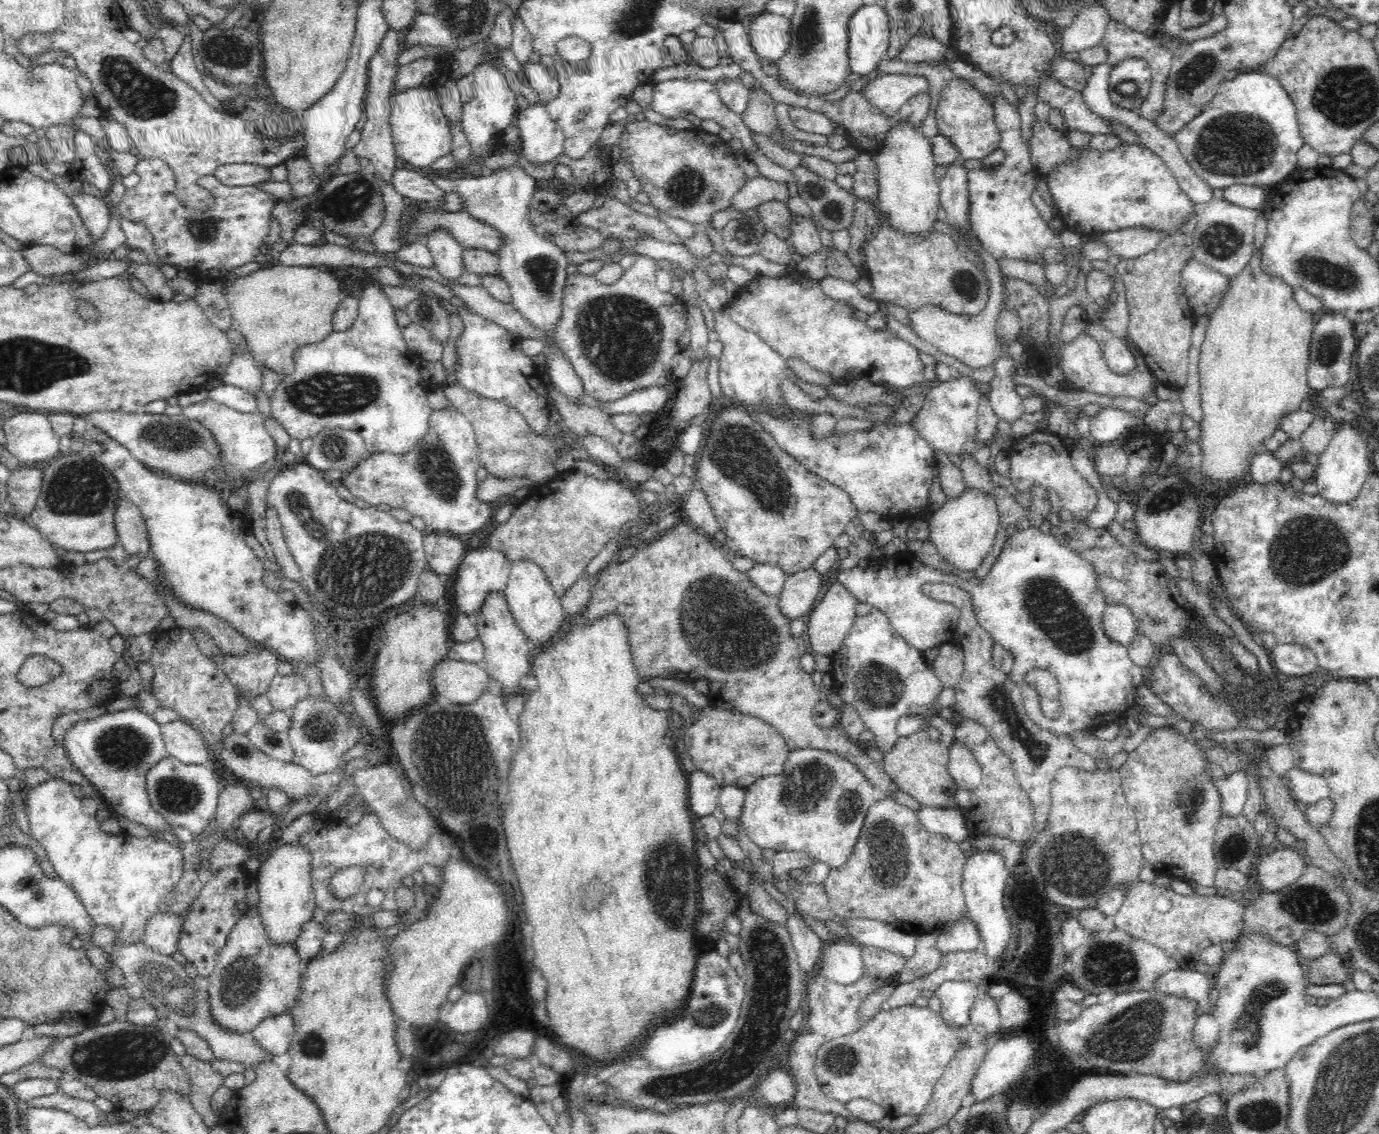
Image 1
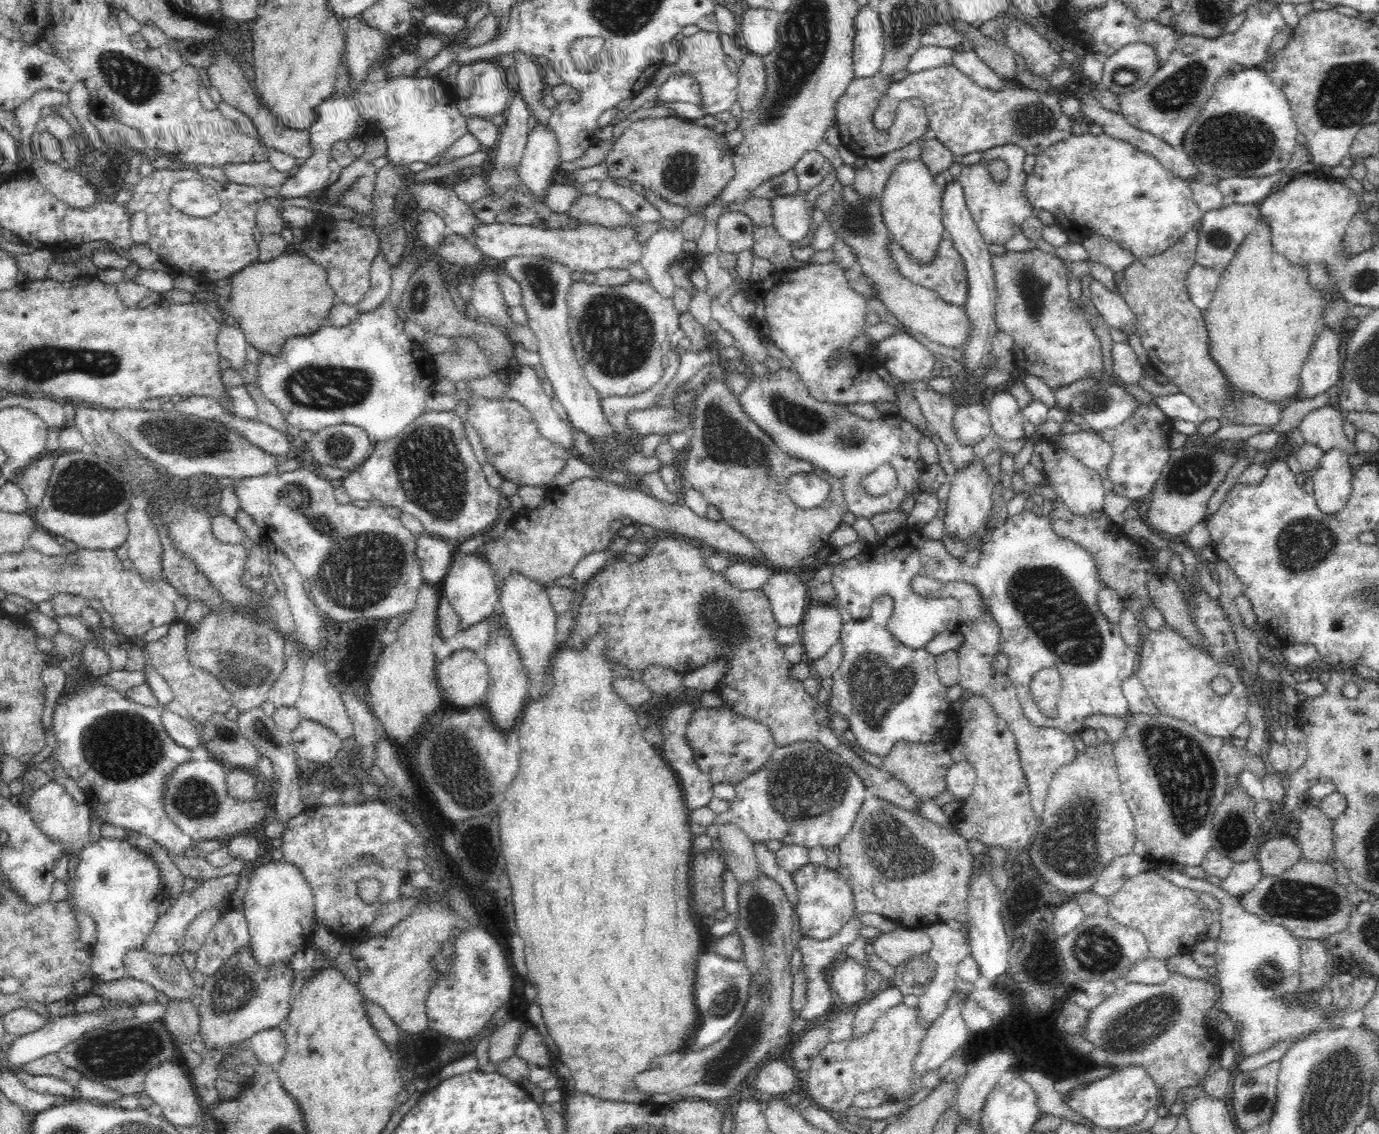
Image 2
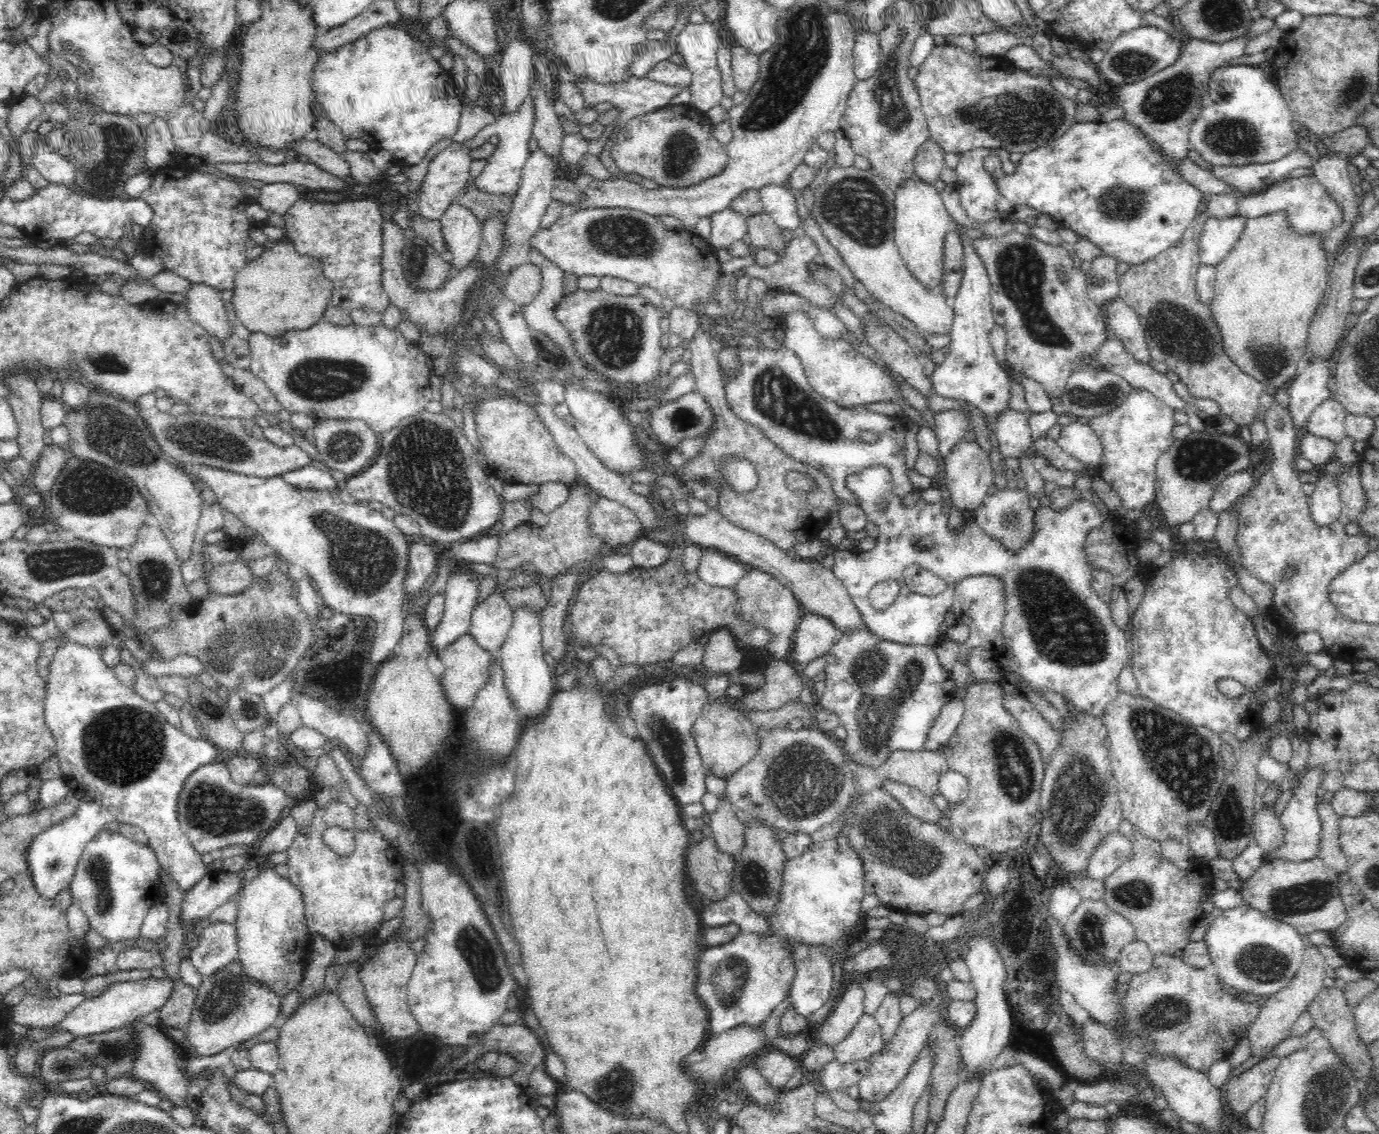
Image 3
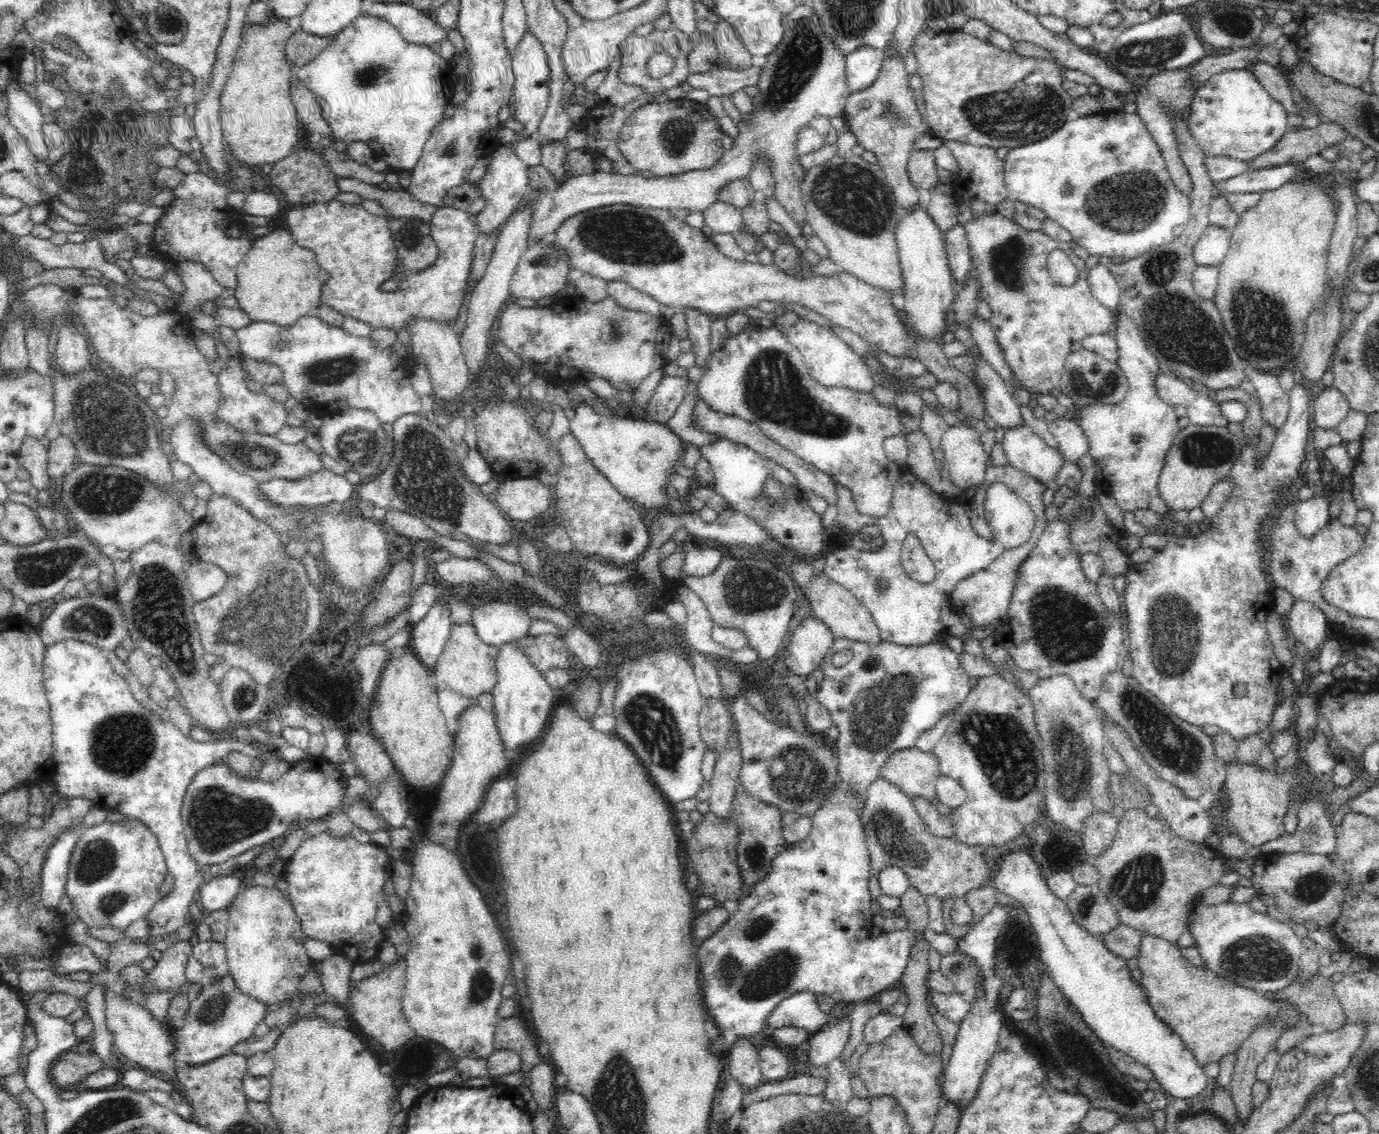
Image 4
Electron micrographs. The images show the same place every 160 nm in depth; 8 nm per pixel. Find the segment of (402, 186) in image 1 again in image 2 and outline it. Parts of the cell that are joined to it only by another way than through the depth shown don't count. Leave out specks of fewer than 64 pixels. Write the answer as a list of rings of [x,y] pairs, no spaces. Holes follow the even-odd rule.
[[[438,181],[415,182],[404,188],[414,196],[418,210],[432,210],[447,224],[447,232],[473,240],[473,228],[478,221],[471,205],[462,202],[452,187]]]

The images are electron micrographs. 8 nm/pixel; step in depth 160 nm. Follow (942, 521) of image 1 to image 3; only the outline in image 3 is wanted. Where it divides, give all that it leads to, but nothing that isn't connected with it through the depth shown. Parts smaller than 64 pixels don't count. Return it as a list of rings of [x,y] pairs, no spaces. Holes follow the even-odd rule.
[[[966,438],[958,442],[945,459],[946,480],[950,500],[957,512],[970,517],[970,514],[984,502],[990,486],[993,484],[993,469],[990,465],[989,453],[978,443],[968,442]]]

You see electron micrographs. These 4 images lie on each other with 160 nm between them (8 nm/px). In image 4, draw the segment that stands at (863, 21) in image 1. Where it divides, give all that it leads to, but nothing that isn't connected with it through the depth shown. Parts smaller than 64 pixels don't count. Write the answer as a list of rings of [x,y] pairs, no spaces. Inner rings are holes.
[[[862,45],[845,56],[846,81],[850,93],[872,86],[880,72],[884,55],[884,51]]]

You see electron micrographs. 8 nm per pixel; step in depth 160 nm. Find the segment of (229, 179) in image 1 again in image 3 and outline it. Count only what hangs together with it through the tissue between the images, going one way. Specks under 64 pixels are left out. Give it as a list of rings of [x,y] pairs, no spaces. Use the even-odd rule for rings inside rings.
[[[295,157],[279,165],[272,165],[272,162],[266,163],[263,160],[239,163],[216,162],[212,165],[231,178],[260,180],[264,184],[292,183],[326,191],[344,190],[349,185],[339,176],[326,172],[317,164],[296,161]]]

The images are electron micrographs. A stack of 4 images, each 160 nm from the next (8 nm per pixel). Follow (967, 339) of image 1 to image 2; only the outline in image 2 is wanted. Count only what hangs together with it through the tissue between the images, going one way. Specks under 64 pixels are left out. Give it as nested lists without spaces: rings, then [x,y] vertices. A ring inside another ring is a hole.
[[[853,184],[842,187],[843,203],[835,201],[825,216],[830,219],[838,243],[848,244],[856,254],[855,264],[865,277],[876,285],[878,298],[906,328],[942,346],[960,349],[973,334],[972,321],[968,319],[966,311],[961,306],[944,302],[933,290],[905,280],[897,272],[896,263],[889,257],[887,251],[887,240],[890,236],[882,220],[880,197],[864,200],[863,196],[853,189]]]

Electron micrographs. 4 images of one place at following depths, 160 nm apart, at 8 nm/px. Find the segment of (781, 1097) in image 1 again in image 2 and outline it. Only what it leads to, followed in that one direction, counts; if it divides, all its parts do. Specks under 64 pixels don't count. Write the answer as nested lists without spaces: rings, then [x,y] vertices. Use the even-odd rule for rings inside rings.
[[[782,1059],[772,1060],[756,1072],[758,1074],[754,1078],[754,1086],[759,1094],[764,1092],[768,1096],[781,1097],[798,1090],[800,1085],[799,1075]]]

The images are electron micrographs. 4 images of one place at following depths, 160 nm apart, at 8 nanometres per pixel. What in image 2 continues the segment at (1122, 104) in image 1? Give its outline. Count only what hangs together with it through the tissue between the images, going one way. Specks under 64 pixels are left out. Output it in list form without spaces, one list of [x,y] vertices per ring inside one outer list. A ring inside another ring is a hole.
[[[1132,42],[1107,57],[1102,82],[1113,93],[1128,94],[1144,86],[1159,68],[1157,52],[1151,44]]]

